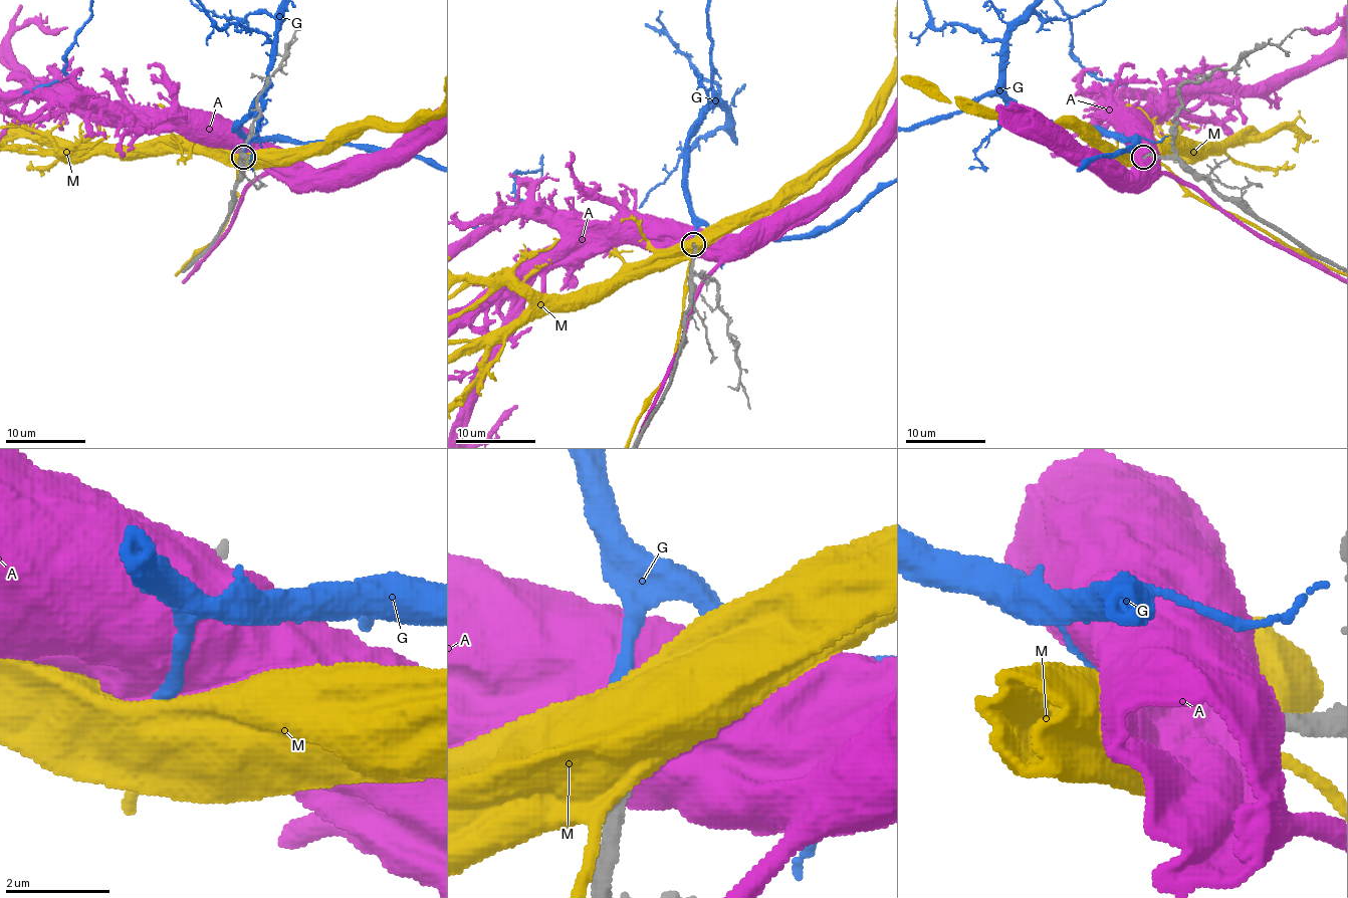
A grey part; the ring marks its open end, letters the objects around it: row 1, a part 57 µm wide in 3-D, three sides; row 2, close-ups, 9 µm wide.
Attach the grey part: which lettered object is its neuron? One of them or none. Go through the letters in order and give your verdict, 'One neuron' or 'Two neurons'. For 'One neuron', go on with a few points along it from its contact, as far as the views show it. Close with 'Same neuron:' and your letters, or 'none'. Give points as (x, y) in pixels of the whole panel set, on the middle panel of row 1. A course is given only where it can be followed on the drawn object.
A: Two neurons
G: Two neurons
M: Two neurons
Same neuron: none

